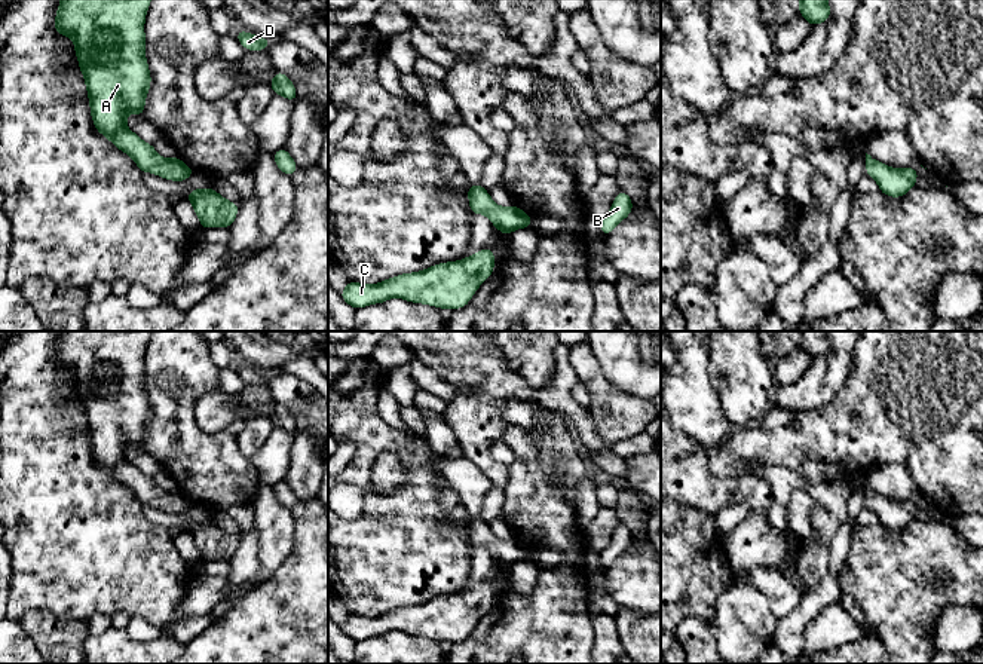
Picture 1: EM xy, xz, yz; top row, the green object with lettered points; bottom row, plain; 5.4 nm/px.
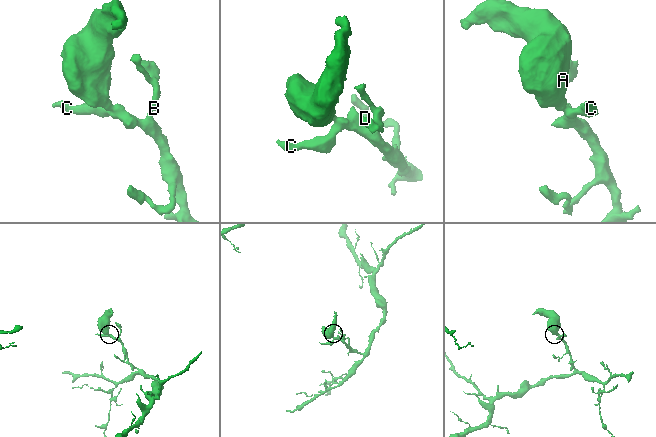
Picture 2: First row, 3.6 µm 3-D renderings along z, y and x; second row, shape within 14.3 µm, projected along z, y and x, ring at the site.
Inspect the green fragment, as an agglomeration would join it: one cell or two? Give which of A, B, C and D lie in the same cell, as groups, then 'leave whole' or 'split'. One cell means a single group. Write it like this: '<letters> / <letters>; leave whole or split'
A B C D; leave whole

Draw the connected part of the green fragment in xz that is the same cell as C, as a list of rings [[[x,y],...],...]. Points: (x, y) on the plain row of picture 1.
[[[492,581],[459,594],[438,596],[420,605],[402,606],[379,616],[349,613],[340,630],[353,642],[385,636],[392,630],[441,642],[462,642],[494,602]]]

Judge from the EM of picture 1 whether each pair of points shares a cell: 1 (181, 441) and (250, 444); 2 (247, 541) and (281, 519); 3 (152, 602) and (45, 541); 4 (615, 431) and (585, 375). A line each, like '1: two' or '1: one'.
1: two
2: two
3: one
4: one

